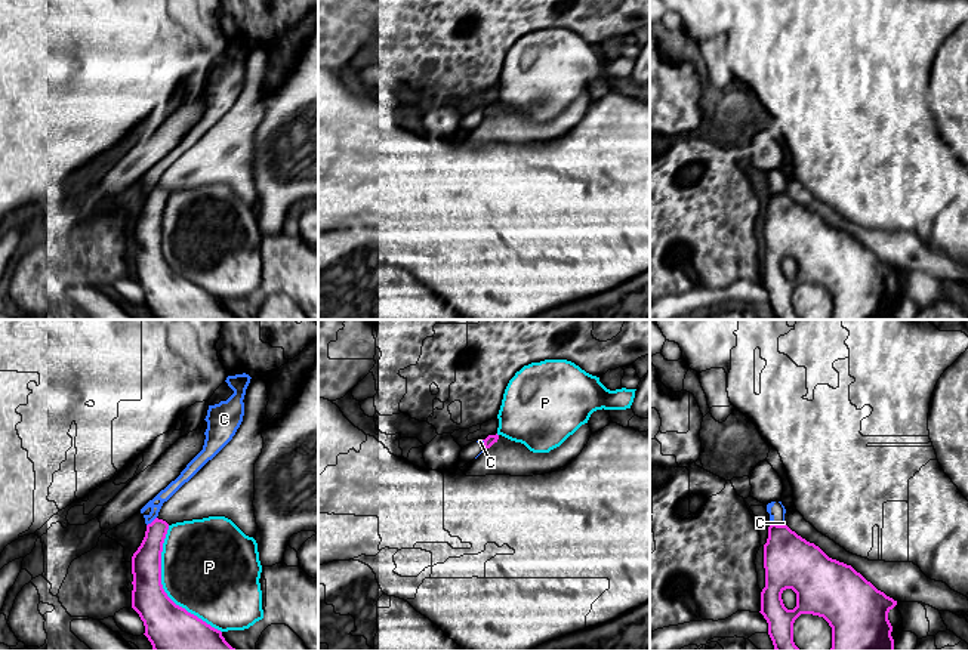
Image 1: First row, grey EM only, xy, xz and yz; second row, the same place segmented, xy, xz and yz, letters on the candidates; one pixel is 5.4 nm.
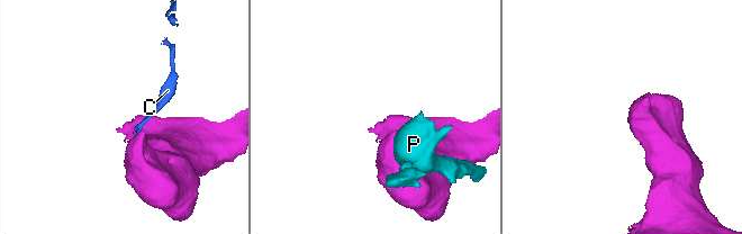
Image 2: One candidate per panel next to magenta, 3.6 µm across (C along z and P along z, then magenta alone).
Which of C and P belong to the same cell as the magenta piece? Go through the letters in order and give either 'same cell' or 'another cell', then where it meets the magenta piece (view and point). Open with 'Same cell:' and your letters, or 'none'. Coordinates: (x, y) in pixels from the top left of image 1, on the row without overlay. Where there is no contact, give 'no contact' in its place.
Same cell: none
C: another cell; contact xy (153, 190)
P: another cell; contact xy (162, 256)

